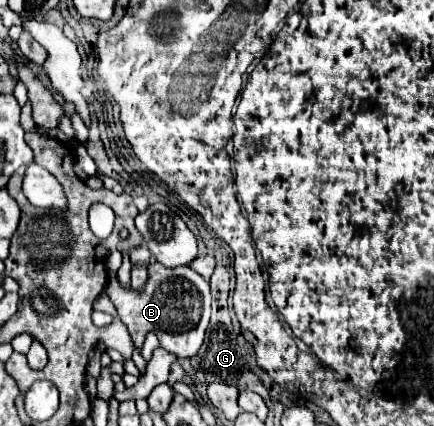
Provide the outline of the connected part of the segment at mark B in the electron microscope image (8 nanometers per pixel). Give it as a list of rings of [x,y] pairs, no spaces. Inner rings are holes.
[[[150,263],[148,279],[142,289],[122,287],[118,275],[112,275],[106,293],[114,303],[118,317],[128,327],[136,349],[140,349],[140,333],[154,333],[160,339],[160,345],[178,357],[190,359],[198,353],[210,323],[210,285],[190,267],[168,269],[160,263]]]

